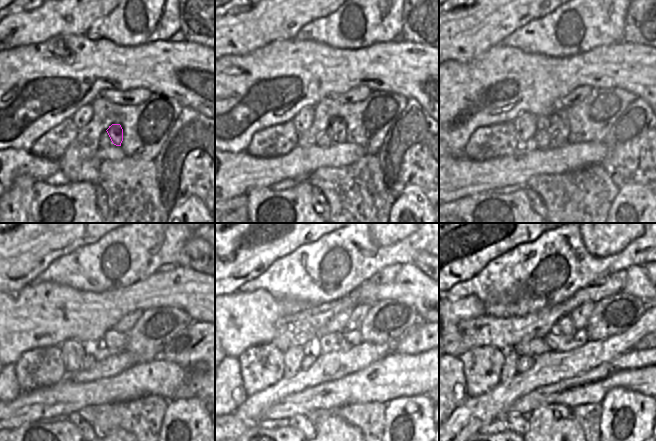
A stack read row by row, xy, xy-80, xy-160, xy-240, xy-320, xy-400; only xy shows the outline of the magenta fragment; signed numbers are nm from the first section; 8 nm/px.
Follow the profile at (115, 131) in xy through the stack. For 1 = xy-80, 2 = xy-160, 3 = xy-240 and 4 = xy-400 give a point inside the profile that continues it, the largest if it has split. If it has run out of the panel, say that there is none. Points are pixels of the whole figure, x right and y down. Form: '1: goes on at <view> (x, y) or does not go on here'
1: goes on at xy-80 (337, 129)
2: goes on at xy-160 (558, 131)
3: goes on at xy-240 (113, 342)
4: goes on at xy-400 (557, 342)

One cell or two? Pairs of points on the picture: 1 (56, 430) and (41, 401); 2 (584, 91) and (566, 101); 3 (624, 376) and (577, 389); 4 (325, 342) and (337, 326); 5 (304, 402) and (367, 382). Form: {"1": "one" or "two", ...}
{"1": "two", "2": "one", "3": "one", "4": "two", "5": "one"}

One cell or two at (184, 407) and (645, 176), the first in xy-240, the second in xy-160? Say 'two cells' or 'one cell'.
two cells

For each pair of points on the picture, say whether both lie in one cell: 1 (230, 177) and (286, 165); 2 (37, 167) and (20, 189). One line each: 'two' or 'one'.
1: one
2: two

